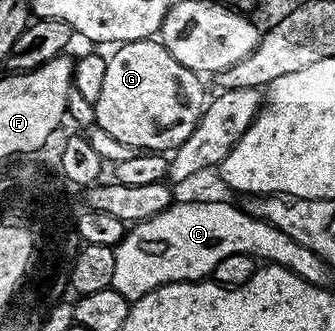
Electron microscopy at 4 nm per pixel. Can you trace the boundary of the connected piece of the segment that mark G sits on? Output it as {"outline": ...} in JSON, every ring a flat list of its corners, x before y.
{"outline":[[158,38,120,44,111,52,104,86,94,103,95,125,139,152,173,153,196,130,208,103,203,77,188,66,180,66]]}

